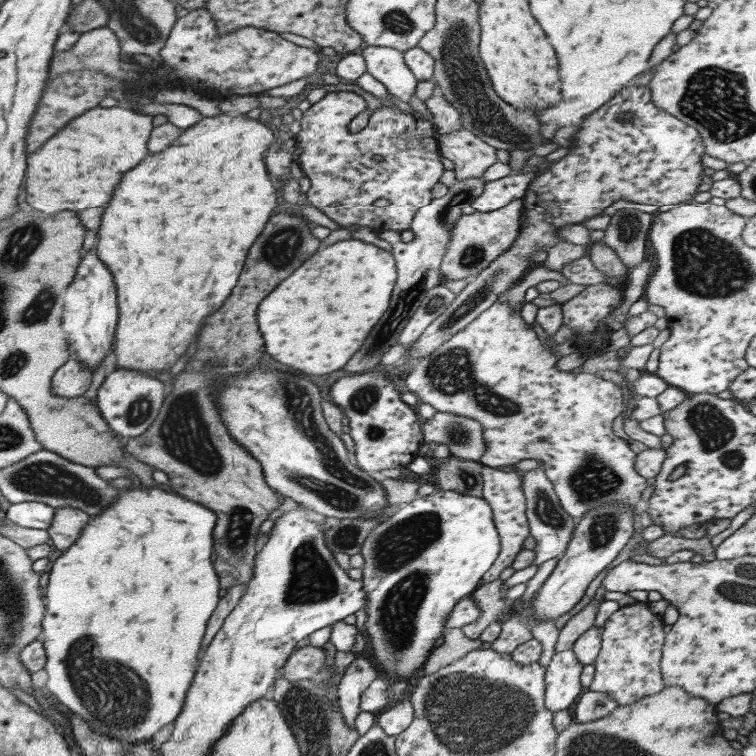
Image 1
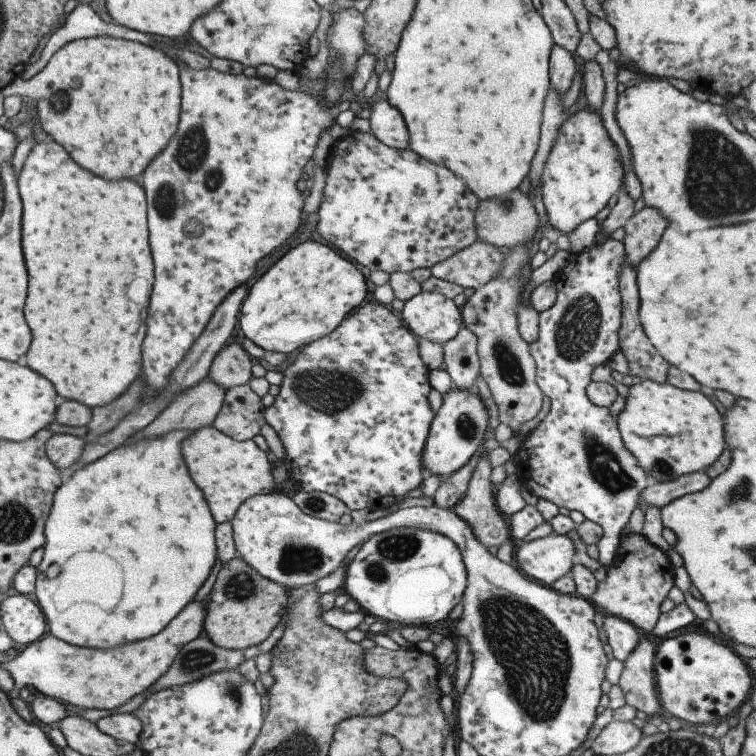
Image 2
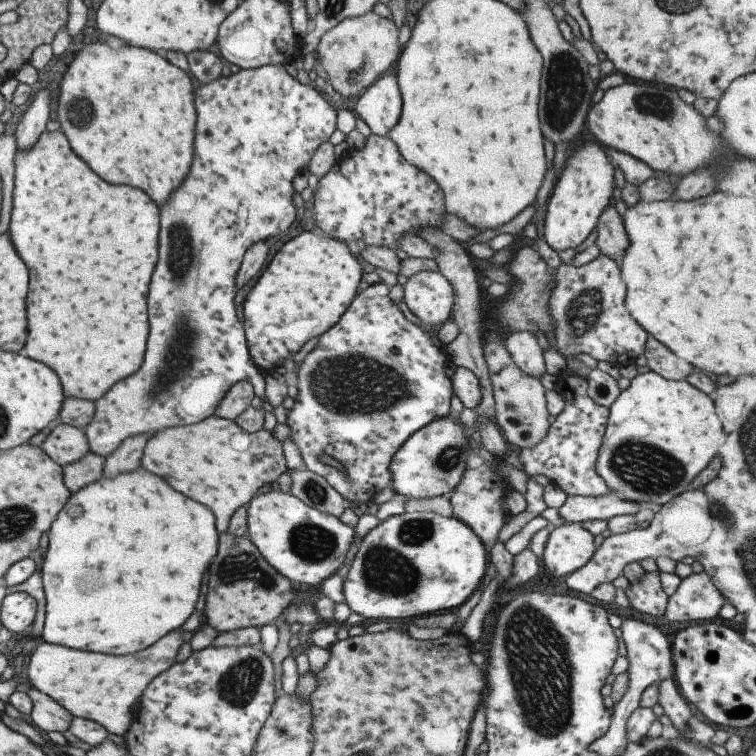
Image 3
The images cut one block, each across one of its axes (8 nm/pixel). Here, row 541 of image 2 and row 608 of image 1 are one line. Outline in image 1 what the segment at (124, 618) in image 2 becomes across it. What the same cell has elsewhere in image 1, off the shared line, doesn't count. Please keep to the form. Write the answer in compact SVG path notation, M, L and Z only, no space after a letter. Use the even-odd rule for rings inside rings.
M132 484L119 490L119 496L111 506L101 510L97 516L91 516L89 522L79 532L79 538L61 552L48 571L48 582L43 596L45 608L41 619L41 632L39 640L45 651L45 664L43 670L47 673L45 688L49 694L62 704L73 715L89 724L93 730L101 732L123 744L149 743L153 734L159 732L165 724L174 722L185 701L185 692L195 674L199 659L199 648L205 632L205 624L211 616L213 609L219 600L218 578L211 568L211 542L216 516L201 504L189 502L177 494L167 494L158 486L147 487L140 484L134 487Z

